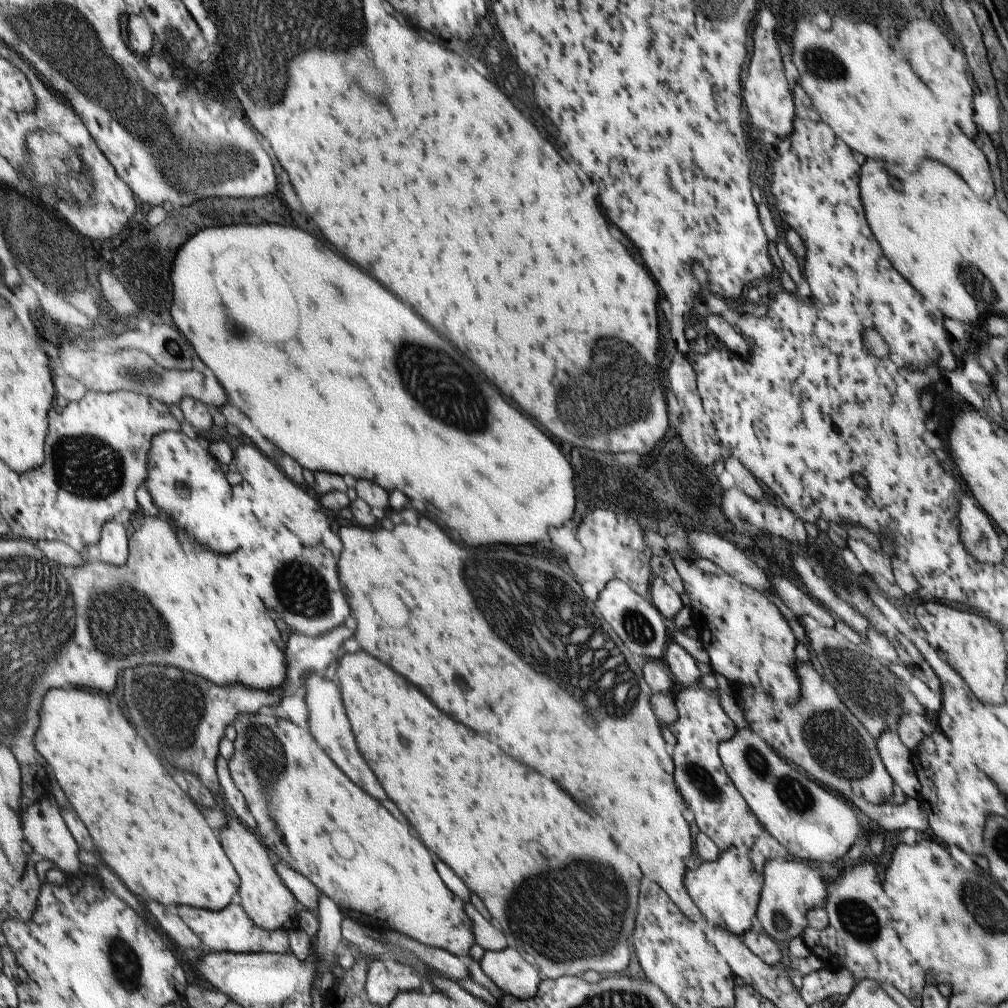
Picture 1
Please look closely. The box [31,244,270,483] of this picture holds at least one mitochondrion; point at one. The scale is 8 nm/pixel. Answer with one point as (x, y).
(136, 382)

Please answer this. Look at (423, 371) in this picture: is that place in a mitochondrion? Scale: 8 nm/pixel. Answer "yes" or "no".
yes

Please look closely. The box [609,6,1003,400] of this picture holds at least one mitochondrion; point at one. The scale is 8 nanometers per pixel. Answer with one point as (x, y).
(820, 62)

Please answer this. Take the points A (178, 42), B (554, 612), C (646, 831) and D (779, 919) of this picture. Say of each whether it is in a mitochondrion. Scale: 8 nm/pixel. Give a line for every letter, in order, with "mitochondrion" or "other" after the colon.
A: mitochondrion
B: mitochondrion
C: other
D: mitochondrion

